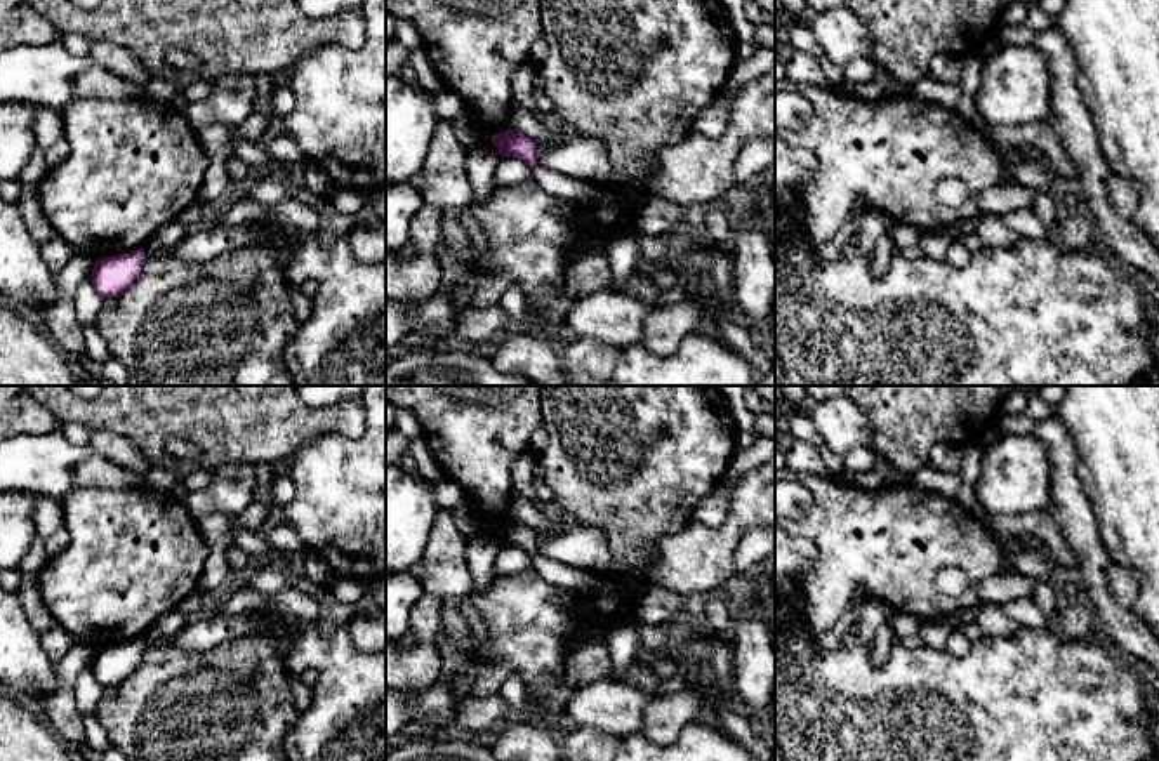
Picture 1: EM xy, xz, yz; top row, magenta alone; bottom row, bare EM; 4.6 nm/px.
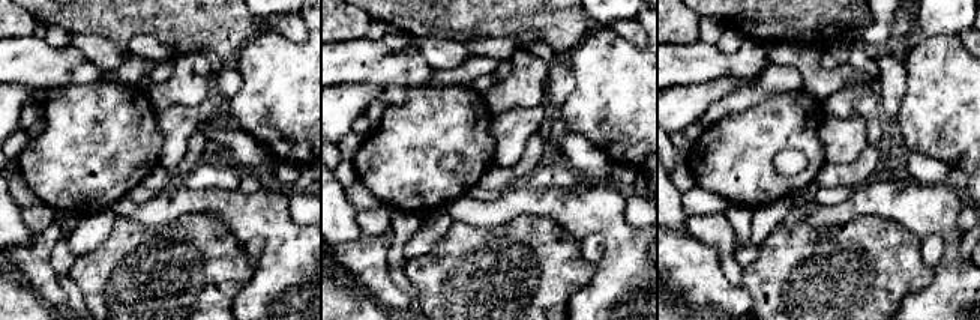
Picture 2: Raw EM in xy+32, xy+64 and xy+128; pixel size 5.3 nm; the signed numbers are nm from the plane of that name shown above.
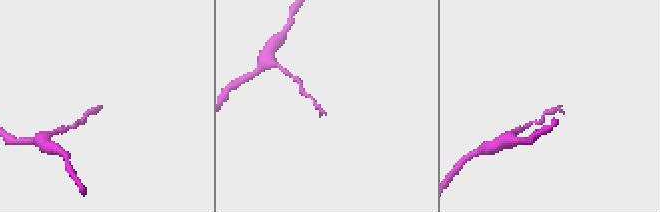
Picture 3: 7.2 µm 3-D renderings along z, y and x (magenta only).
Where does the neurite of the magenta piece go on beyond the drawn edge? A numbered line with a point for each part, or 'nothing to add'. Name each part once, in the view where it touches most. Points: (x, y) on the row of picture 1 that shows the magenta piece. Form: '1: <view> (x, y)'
nothing to add

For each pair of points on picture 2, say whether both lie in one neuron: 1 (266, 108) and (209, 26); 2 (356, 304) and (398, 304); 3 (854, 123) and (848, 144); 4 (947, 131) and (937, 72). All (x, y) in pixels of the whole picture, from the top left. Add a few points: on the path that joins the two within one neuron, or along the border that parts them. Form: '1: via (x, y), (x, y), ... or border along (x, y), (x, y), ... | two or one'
1: border along (257, 35), (231, 62) | two
2: border along (356, 286), (380, 304) | two
3: via (853, 128), (848, 140) | one
4: via (947, 116), (947, 87) | one

